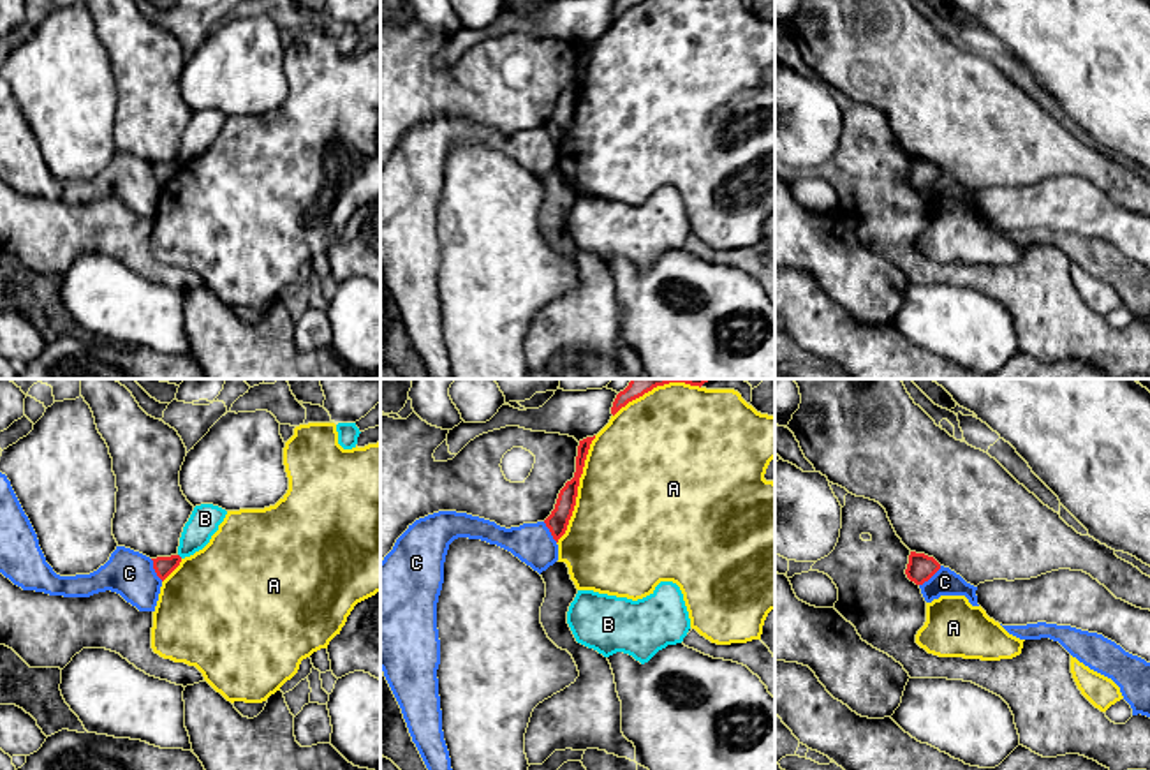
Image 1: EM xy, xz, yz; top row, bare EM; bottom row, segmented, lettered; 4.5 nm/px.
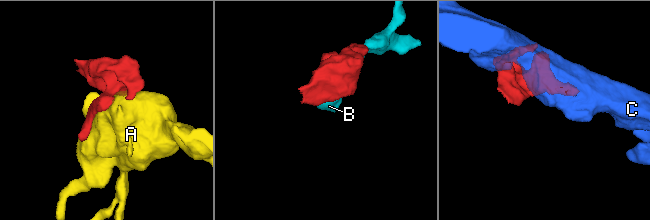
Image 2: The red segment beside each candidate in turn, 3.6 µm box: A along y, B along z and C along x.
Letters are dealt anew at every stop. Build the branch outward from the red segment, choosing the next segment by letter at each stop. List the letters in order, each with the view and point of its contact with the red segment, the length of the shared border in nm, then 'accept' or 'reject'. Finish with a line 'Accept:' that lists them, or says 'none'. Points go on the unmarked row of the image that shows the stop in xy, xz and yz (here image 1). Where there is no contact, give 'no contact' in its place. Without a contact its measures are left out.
A: xz (576, 96) | 550 nm | reject
B: no contact | reject
C: yz (930, 182) | 140 nm | reject
Accept: none

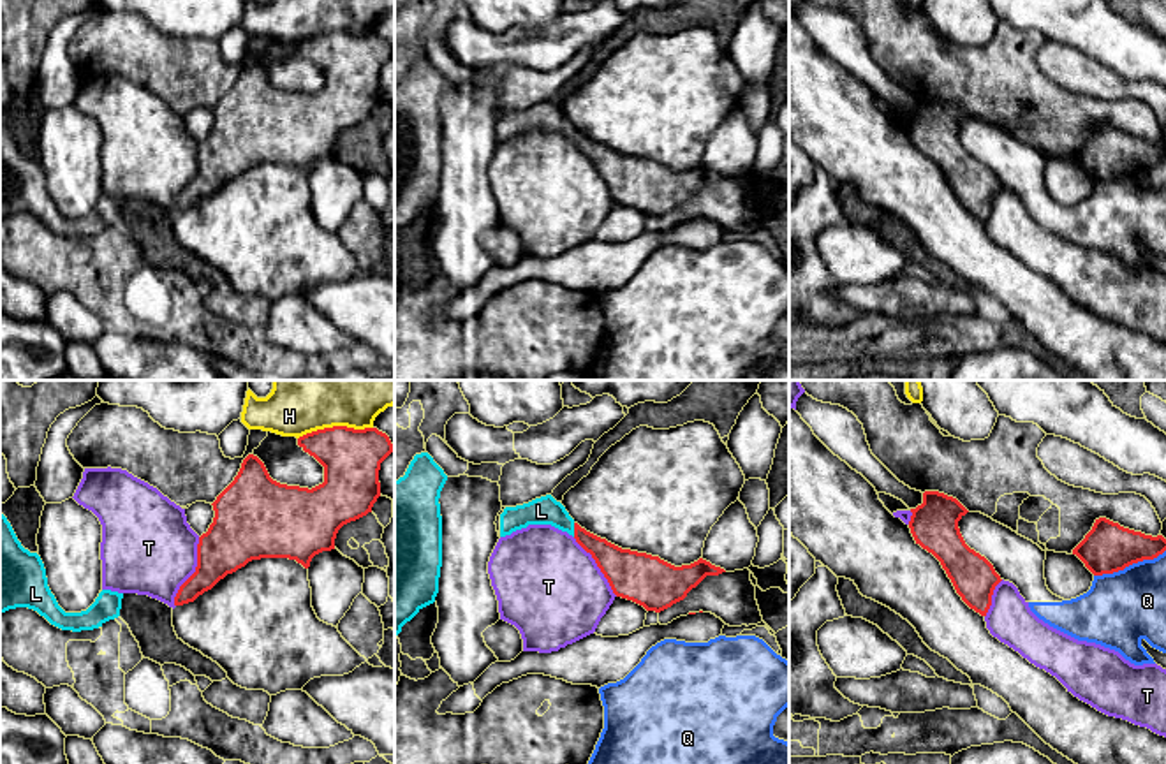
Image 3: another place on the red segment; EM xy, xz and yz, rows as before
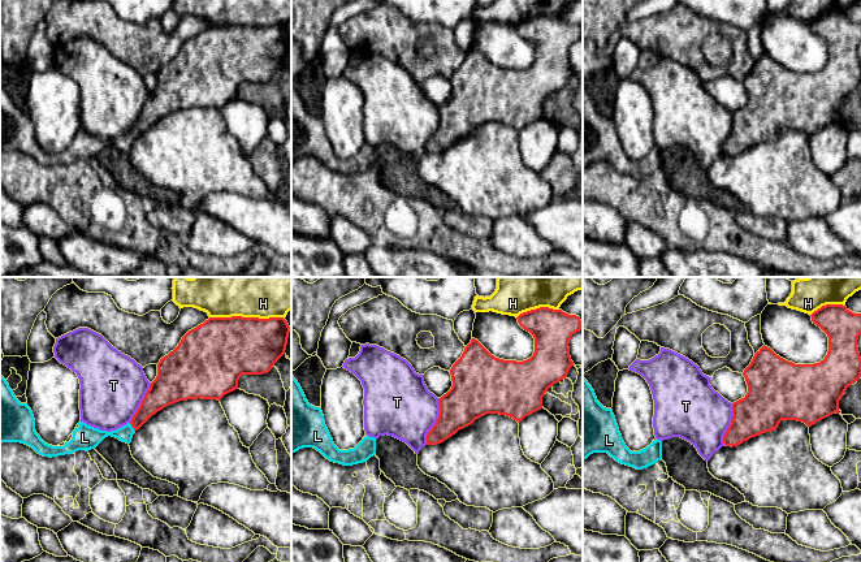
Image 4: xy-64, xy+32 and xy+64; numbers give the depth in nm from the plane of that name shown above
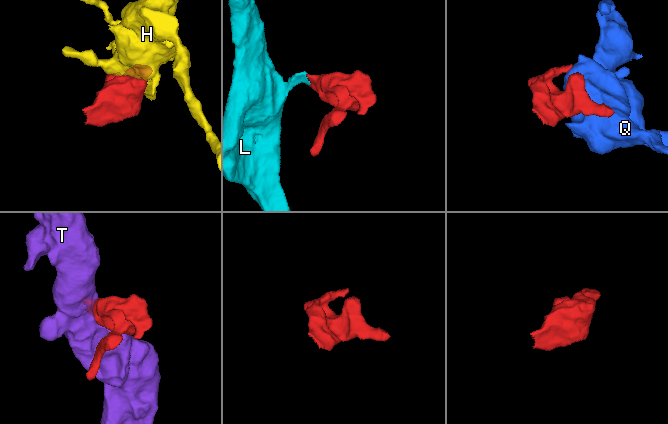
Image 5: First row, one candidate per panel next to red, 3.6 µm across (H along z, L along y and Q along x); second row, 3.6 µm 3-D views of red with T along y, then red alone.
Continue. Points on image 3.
H: xy (335, 32) | 340 nm | reject
L: xz (575, 136) | 60 nm | accept
Q: yz (1129, 169) | 340 nm | reject
T: xy (194, 178) | 340 nm | reject
Accept: L

